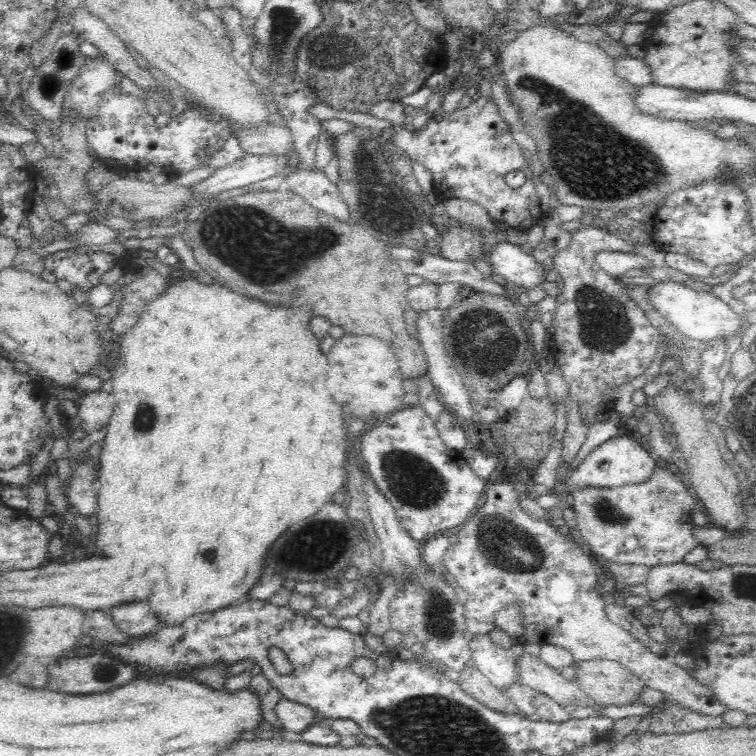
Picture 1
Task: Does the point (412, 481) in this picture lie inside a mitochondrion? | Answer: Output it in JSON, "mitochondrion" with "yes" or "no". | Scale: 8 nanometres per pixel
{"mitochondrion":"yes"}

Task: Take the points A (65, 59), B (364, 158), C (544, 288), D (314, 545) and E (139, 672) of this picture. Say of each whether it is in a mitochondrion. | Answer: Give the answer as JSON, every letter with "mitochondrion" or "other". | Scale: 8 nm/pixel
{"A":"mitochondrion","B":"other","C":"other","D":"mitochondrion","E":"other"}

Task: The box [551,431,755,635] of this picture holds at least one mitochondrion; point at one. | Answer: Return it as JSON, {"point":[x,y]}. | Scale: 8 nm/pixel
{"point":[607,511]}

